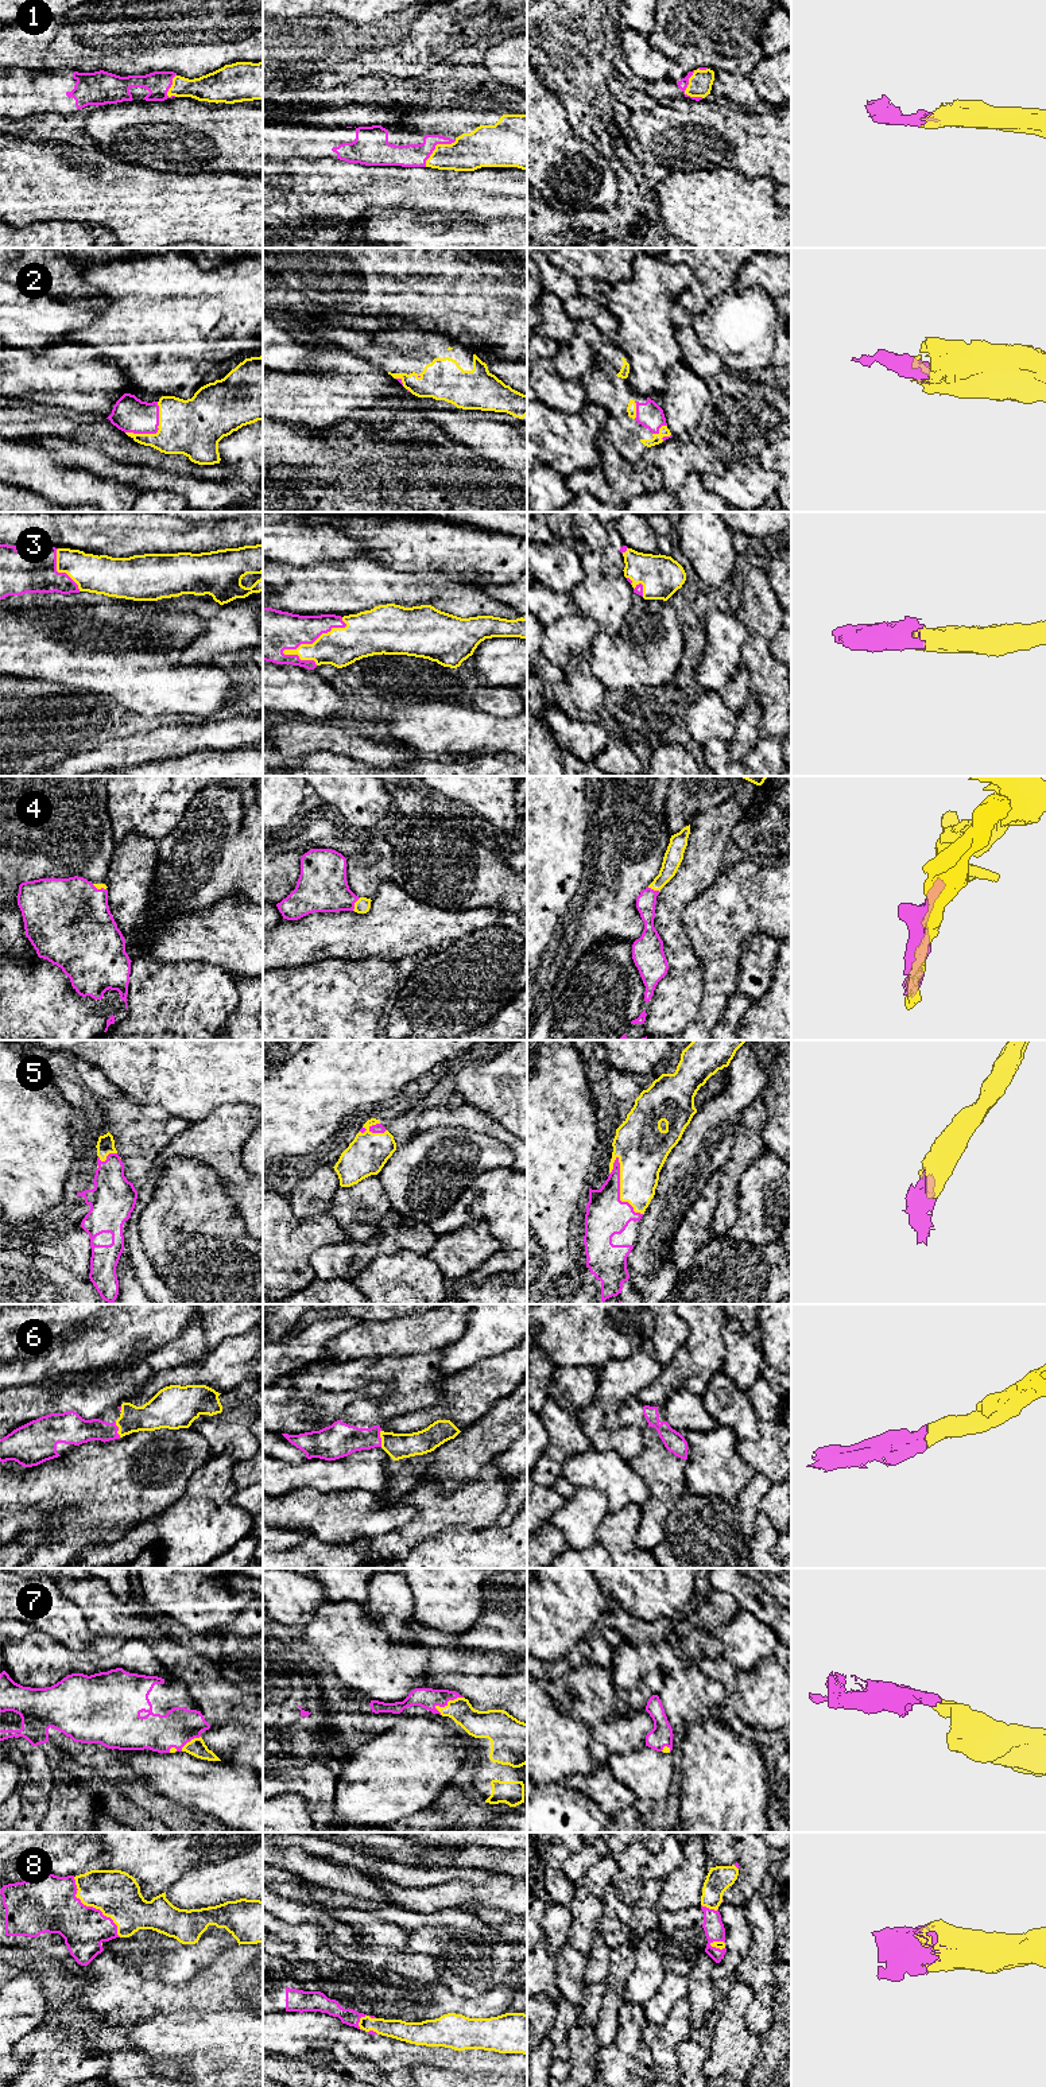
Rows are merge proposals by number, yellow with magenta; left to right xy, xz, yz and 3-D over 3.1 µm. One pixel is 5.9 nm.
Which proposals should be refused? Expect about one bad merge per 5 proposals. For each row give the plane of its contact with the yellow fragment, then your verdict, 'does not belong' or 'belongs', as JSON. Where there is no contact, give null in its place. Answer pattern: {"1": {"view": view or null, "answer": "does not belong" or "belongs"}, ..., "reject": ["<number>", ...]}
{"1": {"view": "xz", "answer": "belongs"}, "2": {"view": "xy", "answer": "belongs"}, "3": {"view": "xz", "answer": "belongs"}, "4": {"view": "xz", "answer": "belongs"}, "5": {"view": "yz", "answer": "belongs"}, "6": {"view": "xz", "answer": "belongs"}, "7": {"view": "xz", "answer": "belongs"}, "8": {"view": "xy", "answer": "belongs"}, "reject": []}

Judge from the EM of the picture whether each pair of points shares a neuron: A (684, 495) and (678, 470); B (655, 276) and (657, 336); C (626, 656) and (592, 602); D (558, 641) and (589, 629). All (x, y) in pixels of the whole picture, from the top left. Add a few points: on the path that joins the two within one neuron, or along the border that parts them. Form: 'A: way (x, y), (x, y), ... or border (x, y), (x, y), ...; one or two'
A: border (700, 474), (690, 473), (673, 492); two
B: way (655, 291), (655, 321); one
C: border (630, 612), (626, 625), (616, 635), (600, 632); two
D: way (566, 641), (581, 629); one

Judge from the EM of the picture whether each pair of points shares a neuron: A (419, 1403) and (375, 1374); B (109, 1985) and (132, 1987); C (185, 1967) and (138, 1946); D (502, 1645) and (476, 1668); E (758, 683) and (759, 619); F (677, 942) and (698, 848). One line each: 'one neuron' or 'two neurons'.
A: one neuron
B: one neuron
C: one neuron
D: two neurons
E: one neuron
F: one neuron

